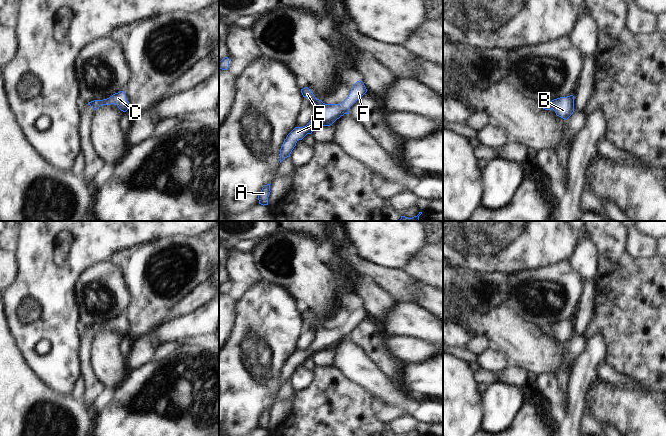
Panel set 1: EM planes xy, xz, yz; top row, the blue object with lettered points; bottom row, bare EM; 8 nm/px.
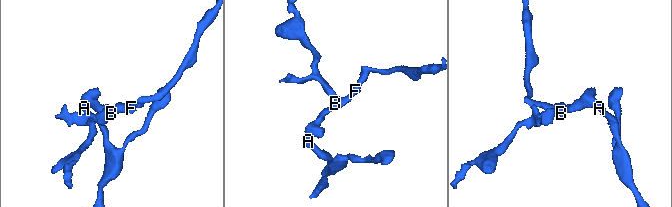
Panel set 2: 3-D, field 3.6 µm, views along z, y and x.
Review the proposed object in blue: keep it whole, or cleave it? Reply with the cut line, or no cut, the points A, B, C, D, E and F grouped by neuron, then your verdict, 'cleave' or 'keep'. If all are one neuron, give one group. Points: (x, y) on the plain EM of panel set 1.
no cut; A B C D E F; keep

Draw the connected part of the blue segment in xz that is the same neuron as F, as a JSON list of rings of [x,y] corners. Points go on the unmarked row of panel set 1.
[[[359,304],[353,309],[348,321],[342,327],[325,328],[317,323],[308,311],[301,313],[303,321],[309,322],[315,329],[315,339],[306,350],[295,351],[287,359],[280,373],[280,387],[290,380],[298,364],[302,364],[307,358],[311,358],[314,353],[330,350],[344,338],[349,338],[350,331],[366,316],[364,307]]]

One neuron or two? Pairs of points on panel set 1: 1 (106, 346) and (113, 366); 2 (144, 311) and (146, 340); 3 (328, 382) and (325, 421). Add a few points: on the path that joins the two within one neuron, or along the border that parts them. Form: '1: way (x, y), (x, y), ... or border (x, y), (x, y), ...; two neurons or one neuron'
1: way (106, 351), (106, 359), (108, 361); one neuron
2: border (154, 329), (136, 340); two neurons
3: way (328, 392), (327, 411); one neuron

